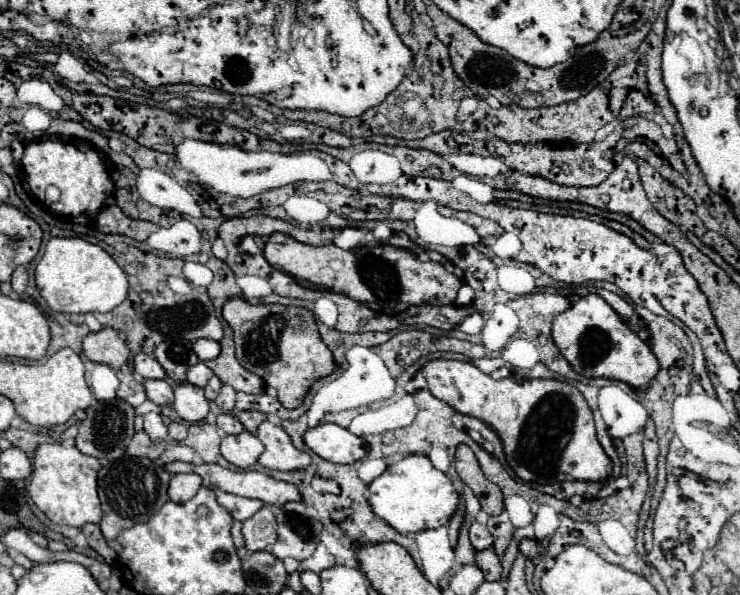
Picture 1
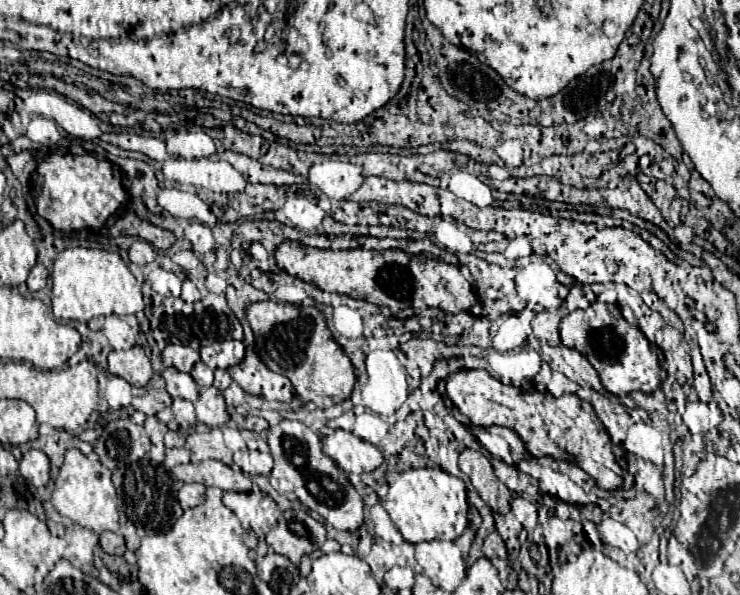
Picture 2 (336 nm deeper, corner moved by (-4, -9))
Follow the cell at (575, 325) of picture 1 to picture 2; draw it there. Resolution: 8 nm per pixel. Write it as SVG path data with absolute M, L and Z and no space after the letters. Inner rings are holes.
M592 302L586 310L574 310L566 314L560 322L560 338L564 346L574 348L588 358L588 362L598 372L602 386L618 398L634 390L654 392L662 382L658 347L650 344L638 328L630 326L622 318L618 306Z

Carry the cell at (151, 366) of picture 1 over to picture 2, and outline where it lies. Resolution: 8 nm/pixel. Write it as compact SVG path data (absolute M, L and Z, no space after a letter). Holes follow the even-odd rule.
M166 368L162 372L162 378L166 380L166 390L172 398L184 398L190 402L194 402L198 398L198 390L196 390L196 384L190 374L178 372L176 368Z

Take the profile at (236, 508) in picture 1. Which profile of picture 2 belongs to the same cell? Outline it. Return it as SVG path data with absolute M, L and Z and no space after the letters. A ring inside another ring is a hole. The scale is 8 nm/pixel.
M226 492L224 494L224 504L236 514L236 518L242 522L242 528L248 530L250 534L256 534L258 538L264 538L266 532L276 524L276 512L278 506L276 502L260 492Z

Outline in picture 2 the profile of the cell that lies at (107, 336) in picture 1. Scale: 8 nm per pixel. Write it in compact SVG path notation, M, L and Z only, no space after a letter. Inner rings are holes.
M132 346L130 350L112 350L108 354L108 372L124 378L132 386L146 386L152 376L152 366L144 350Z

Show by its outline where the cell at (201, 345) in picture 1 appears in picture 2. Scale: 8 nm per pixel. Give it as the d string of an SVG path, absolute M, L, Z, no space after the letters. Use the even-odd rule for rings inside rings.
M222 340L222 342L214 342L214 344L208 344L200 350L200 356L202 356L202 362L216 370L216 368L230 368L238 362L242 362L242 356L244 356L244 344L238 342L238 340Z

